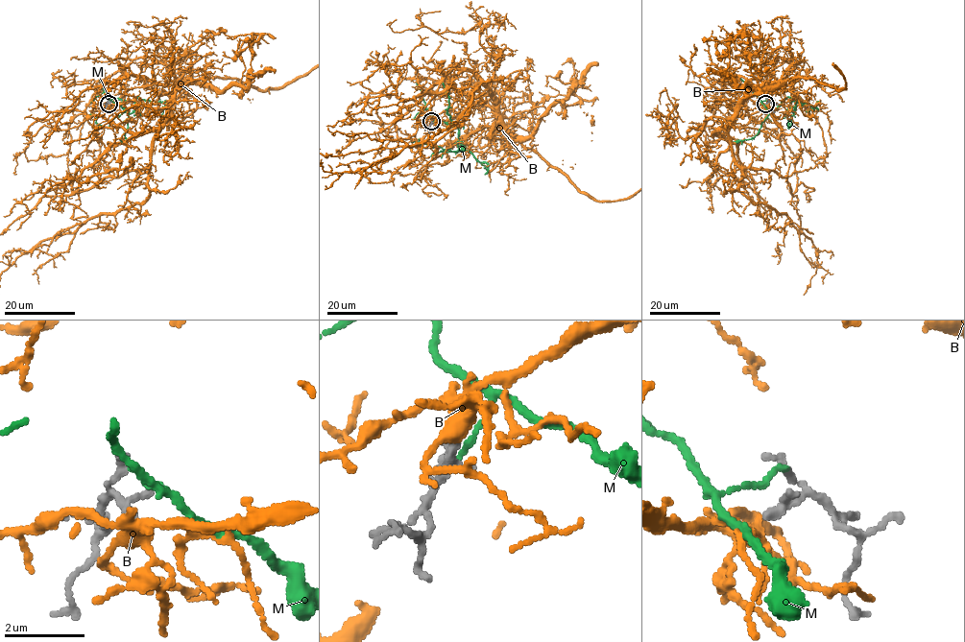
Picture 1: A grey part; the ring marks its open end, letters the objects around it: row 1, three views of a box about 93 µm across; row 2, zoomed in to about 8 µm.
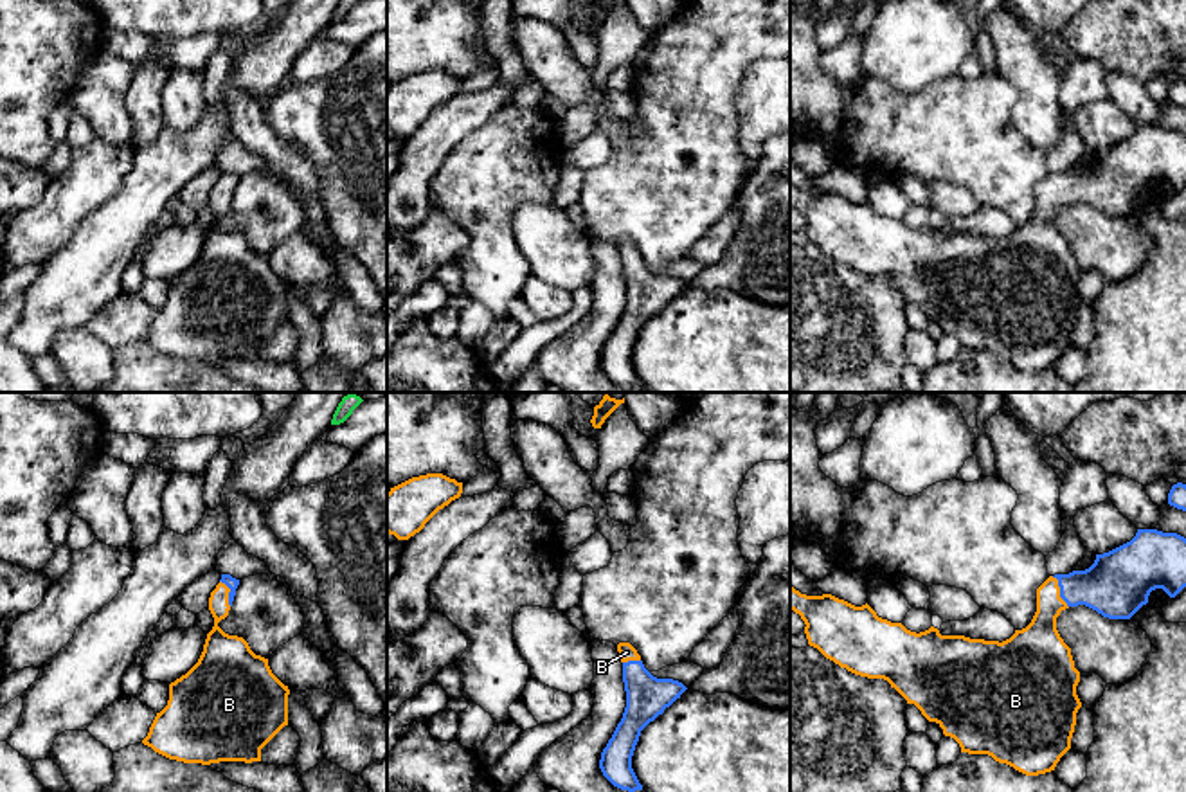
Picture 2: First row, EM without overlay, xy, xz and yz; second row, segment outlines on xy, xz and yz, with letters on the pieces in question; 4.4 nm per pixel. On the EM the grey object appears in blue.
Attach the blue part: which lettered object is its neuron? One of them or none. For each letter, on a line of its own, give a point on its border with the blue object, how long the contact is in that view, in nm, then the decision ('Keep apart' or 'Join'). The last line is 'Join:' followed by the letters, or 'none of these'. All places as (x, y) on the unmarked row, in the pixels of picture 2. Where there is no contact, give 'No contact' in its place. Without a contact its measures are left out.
B: Touches blue at yz (1060, 188). Shared border 160 nm. Join
M: No contact. Keep apart
Join: B

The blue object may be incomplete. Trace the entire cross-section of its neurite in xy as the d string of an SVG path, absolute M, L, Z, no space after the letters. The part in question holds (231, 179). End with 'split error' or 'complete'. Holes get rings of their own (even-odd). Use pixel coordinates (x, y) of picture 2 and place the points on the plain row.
M221 171L211 189L214 223L207 230L198 259L169 281L167 302L157 310L144 342L184 360L261 358L261 346L288 322L288 292L270 266L268 256L256 252L243 234L225 230L218 220L229 212L239 176Z | split error

